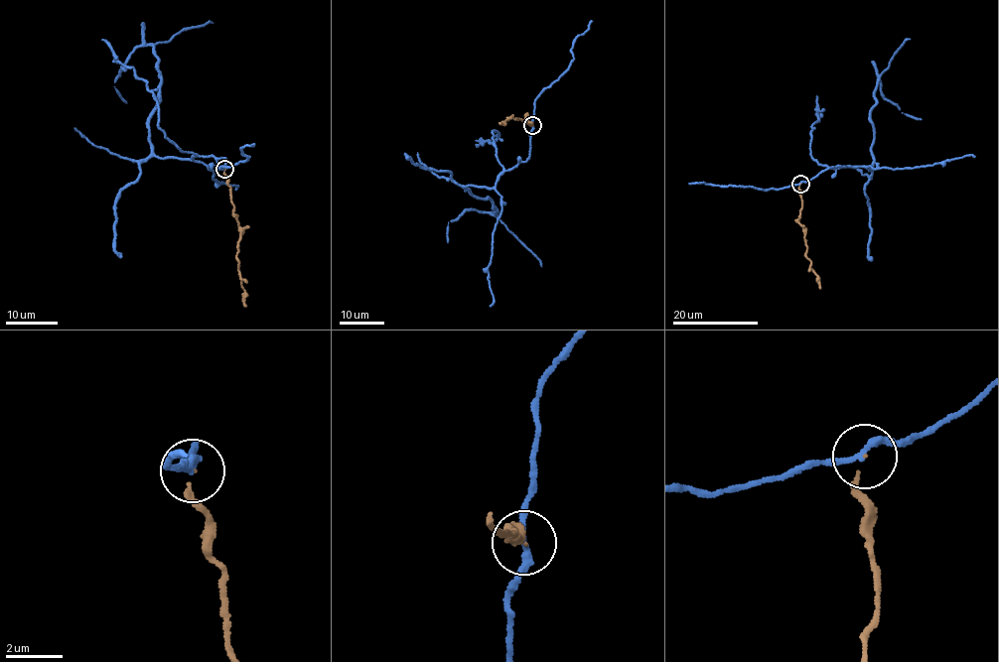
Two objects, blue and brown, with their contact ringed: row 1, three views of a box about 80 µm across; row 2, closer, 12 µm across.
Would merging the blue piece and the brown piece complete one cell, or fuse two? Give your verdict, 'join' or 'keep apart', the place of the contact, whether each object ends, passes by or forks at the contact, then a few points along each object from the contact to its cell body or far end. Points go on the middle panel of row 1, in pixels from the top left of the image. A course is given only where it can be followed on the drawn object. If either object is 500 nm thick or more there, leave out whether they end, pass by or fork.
keep apart; at (532, 125); blue passes by; brown ends there; blue runs (532, 125), (525, 161), (502, 171), (493, 188), (466, 186), (498, 211), (470, 208), (447, 225), (448, 242); brown runs (532, 125), (526, 122), (525, 116), (523, 121), (511, 116), (499, 123)

